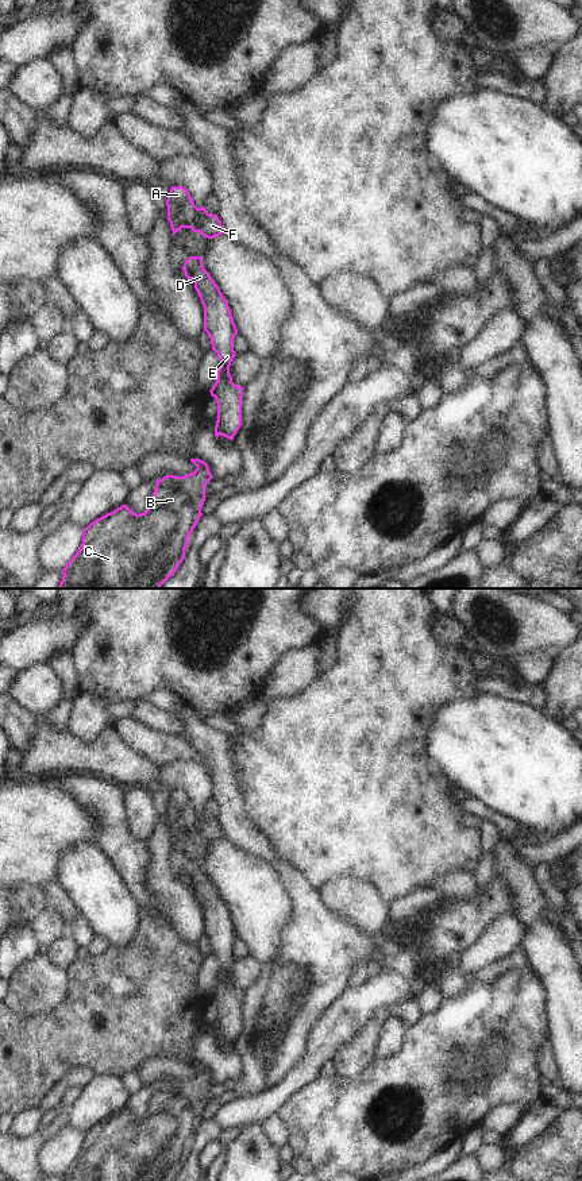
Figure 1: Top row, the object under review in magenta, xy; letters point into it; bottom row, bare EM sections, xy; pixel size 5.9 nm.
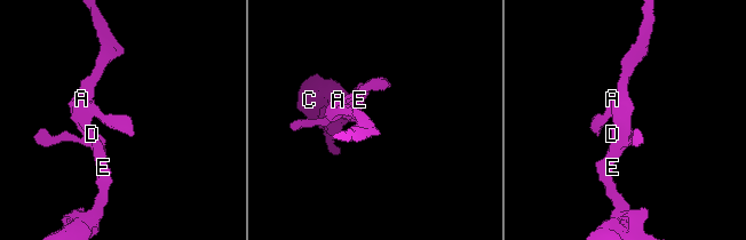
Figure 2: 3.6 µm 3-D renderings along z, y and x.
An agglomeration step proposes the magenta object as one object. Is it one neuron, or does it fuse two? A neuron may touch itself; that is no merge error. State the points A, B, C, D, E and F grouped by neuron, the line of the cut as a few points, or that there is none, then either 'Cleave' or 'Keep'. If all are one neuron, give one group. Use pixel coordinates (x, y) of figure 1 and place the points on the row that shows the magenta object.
Groups: A B C D E / F. Split along xy (195, 207), (196, 227), (200, 231). Cleave.

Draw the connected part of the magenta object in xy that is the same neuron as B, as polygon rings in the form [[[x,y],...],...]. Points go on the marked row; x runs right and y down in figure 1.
[[[190,459],[197,467],[184,476],[166,475],[157,480],[150,505],[144,513],[136,514],[127,505],[90,522],[82,533],[78,552],[62,570],[58,588],[159,588],[174,572],[185,557],[188,539],[203,516],[207,483],[213,478],[208,464],[200,459]]]

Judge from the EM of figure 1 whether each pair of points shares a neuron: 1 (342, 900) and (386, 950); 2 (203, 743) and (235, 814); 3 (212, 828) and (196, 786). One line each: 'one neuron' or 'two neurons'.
1: one neuron
2: one neuron
3: one neuron

